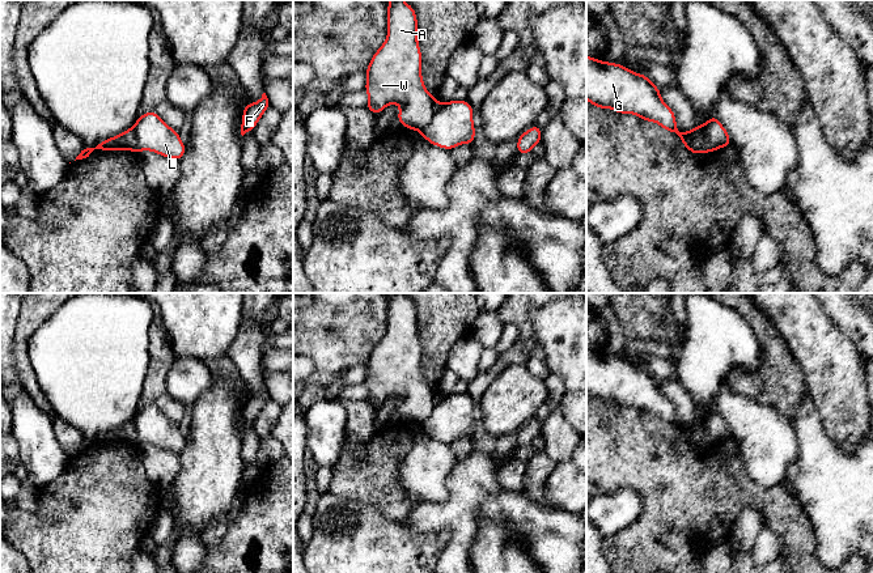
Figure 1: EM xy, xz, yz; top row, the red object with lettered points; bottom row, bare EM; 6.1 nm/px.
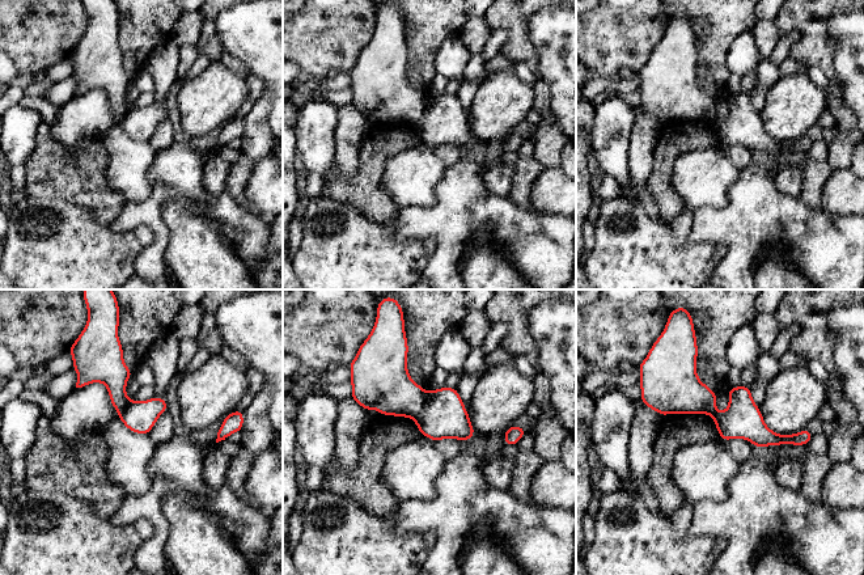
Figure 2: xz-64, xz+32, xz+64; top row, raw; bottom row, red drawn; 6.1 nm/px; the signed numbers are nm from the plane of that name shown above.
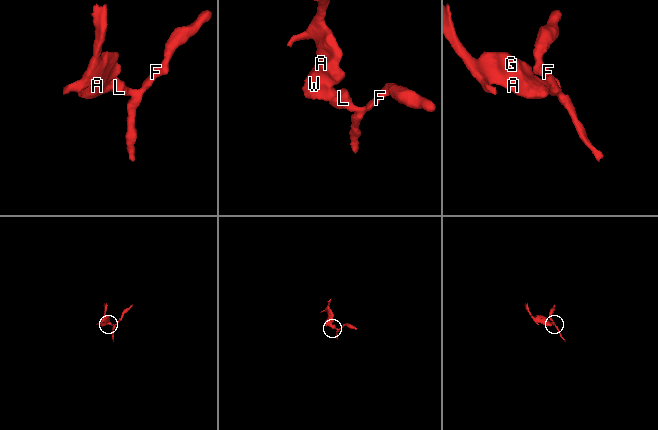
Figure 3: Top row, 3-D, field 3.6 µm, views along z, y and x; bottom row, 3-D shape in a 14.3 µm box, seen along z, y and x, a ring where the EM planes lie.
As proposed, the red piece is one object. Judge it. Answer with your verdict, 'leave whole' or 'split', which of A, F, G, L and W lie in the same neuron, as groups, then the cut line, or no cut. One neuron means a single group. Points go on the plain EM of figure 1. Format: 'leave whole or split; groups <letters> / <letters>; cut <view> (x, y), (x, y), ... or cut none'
split; groups A G W / F L; cut xz (439, 397), (432, 412), (419, 423)

